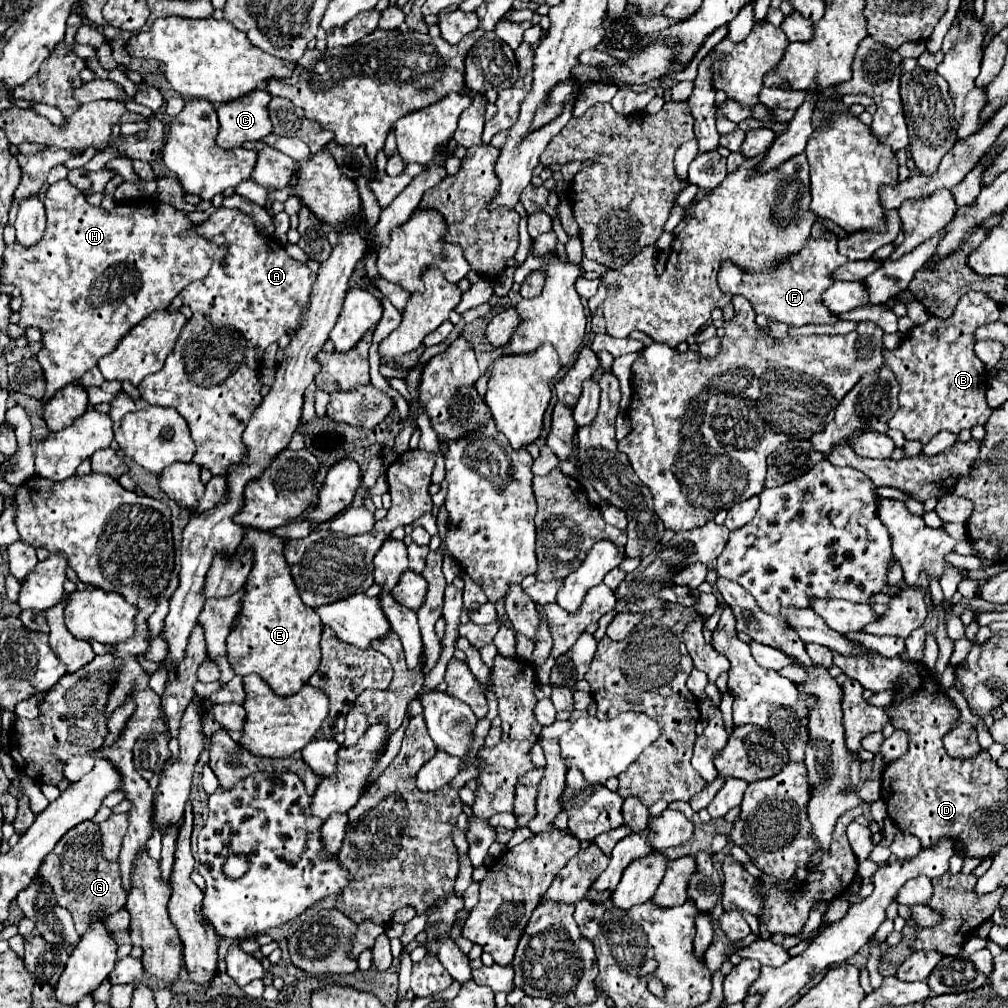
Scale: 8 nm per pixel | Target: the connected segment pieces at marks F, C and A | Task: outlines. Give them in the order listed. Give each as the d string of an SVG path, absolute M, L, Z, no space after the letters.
M825 231L821 239L811 237L799 253L781 259L777 269L771 273L749 271L749 269L737 267L733 261L723 261L719 267L719 273L717 273L717 283L723 293L743 295L751 303L751 307L757 315L755 317L757 325L763 329L767 329L771 319L787 323L789 327L801 327L801 325L809 325L809 323L833 325L839 319L829 309L823 307L821 293L829 285L833 285L831 273L847 261L849 259L845 259L837 251L837 237L829 231Z
M255 89L243 99L217 105L217 145L223 149L233 149L247 141L259 141L269 135L273 131L267 115L269 101L271 95L265 89Z
M217 209L209 221L195 225L193 233L207 237L209 241L223 245L227 243L227 255L219 263L213 263L205 279L193 281L181 291L183 303L191 307L193 315L183 327L175 349L167 357L161 371L145 377L139 383L139 393L153 405L173 407L189 423L191 437L197 445L193 463L207 467L213 475L225 475L231 467L243 459L243 431L251 419L255 407L261 403L259 393L259 367L265 349L275 343L281 335L297 329L299 317L305 311L311 295L311 283L317 277L305 263L299 263L277 245L275 239L257 233L255 223L249 215L239 209Z

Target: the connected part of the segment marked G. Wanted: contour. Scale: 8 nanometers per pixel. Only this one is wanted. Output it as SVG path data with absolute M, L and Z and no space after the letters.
M91 821L73 827L73 831L61 837L61 843L57 843L57 847L53 847L53 851L45 857L41 873L43 879L51 883L57 903L71 911L79 933L85 933L85 929L89 927L91 911L103 911L103 915L113 915L125 905L127 893L121 885L119 863L109 863L101 859L99 831L97 825Z

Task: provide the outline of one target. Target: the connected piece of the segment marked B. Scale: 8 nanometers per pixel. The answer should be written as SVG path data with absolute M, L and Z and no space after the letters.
M971 291L969 295L963 295L959 305L955 307L955 313L949 319L937 319L929 317L927 323L915 325L899 343L895 349L883 349L883 359L885 363L893 369L899 382L899 411L889 419L889 429L897 429L905 435L907 441L921 441L927 445L939 431L951 431L959 433L963 429L973 429L975 425L985 425L985 419L989 419L991 409L985 401L985 391L987 391L987 371L983 363L977 359L973 351L973 333L979 325L991 323L999 319L999 307L993 299L989 299L983 293Z

